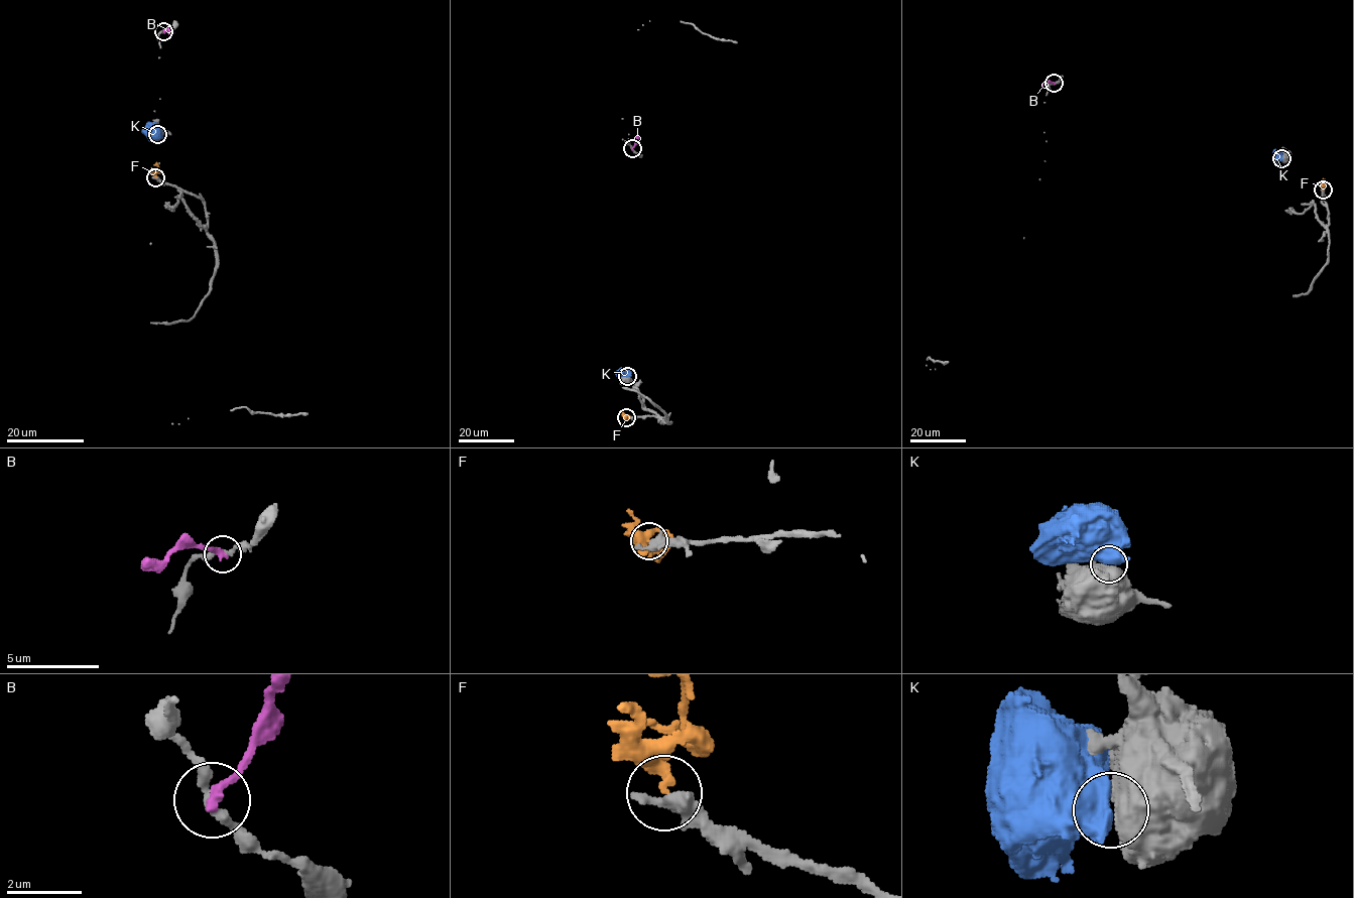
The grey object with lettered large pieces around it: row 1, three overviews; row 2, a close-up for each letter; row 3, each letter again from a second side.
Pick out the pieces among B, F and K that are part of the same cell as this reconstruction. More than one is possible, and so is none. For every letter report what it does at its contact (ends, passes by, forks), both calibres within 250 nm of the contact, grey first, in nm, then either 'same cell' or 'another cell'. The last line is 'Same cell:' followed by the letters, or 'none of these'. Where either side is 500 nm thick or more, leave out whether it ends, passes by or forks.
B: it ends there; 240 nm thick on the grey side, 300 nm on the other; another cell
F: 500 nm thick on the grey side, 280 nm on the other; another cell
K: 850 nm thick on the grey side, 650 nm on the other; another cell
Same cell: none of these

